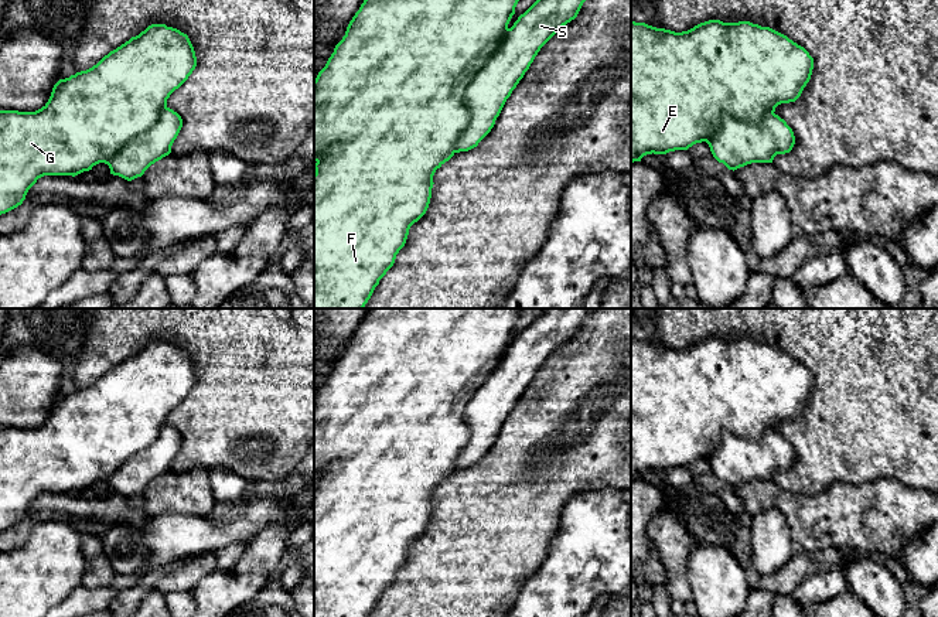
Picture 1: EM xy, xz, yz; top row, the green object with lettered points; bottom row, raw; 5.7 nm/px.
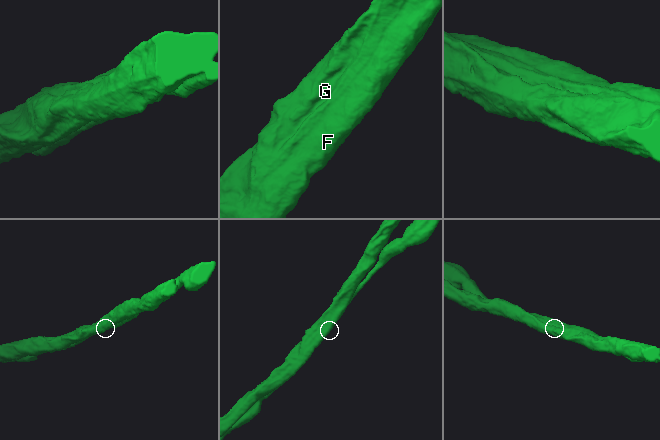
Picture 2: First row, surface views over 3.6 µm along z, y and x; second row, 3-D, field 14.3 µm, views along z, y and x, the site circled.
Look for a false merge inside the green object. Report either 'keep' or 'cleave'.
cleave

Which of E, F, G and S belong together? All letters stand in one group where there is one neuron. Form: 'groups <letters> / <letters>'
groups E F G / S

